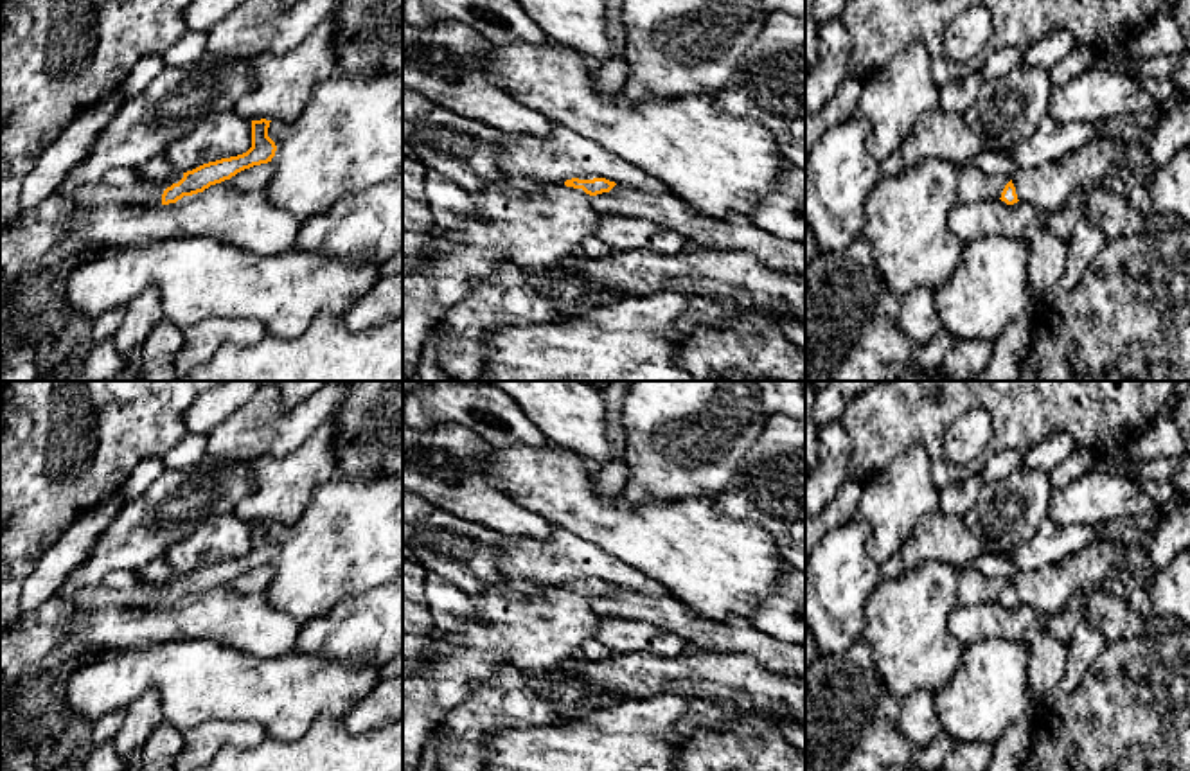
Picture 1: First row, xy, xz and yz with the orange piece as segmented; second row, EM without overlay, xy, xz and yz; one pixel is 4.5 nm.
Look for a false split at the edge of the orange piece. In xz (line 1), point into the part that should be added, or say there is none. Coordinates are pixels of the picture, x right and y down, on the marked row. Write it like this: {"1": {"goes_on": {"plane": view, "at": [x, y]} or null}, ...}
{"1": {"goes_on": {"plane": "xz", "at": [540, 232]}}}

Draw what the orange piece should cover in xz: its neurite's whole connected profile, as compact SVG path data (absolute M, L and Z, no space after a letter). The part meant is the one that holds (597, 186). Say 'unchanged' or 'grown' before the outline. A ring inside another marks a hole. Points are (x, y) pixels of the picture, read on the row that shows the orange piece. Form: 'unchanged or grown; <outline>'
grown; M572 178L527 196L507 185L473 192L476 219L437 230L433 253L403 264L403 381L415 379L428 336L467 295L473 277L489 277L500 261L525 273L563 275L602 217L591 198L615 185Z

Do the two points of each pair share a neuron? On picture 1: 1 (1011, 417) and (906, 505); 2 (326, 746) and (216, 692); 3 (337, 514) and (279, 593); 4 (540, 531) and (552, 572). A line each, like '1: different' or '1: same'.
1: different
2: different
3: same
4: different

